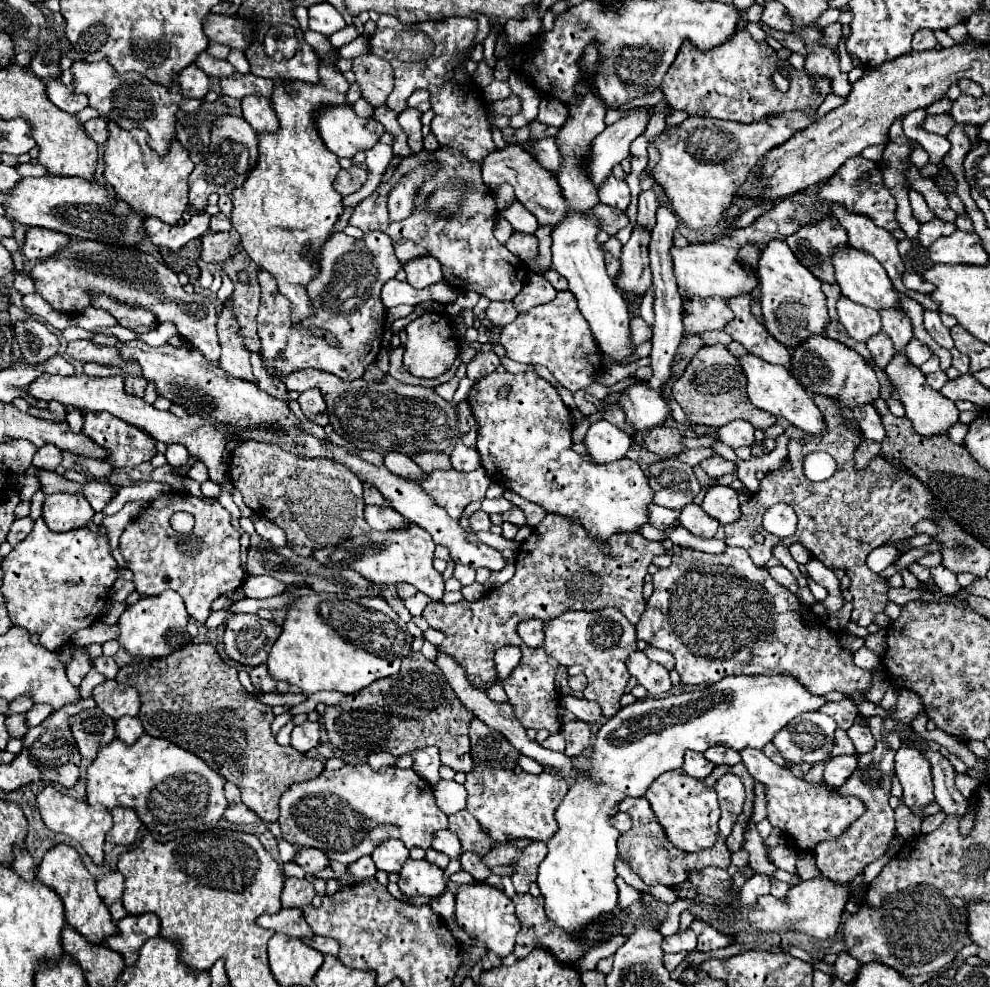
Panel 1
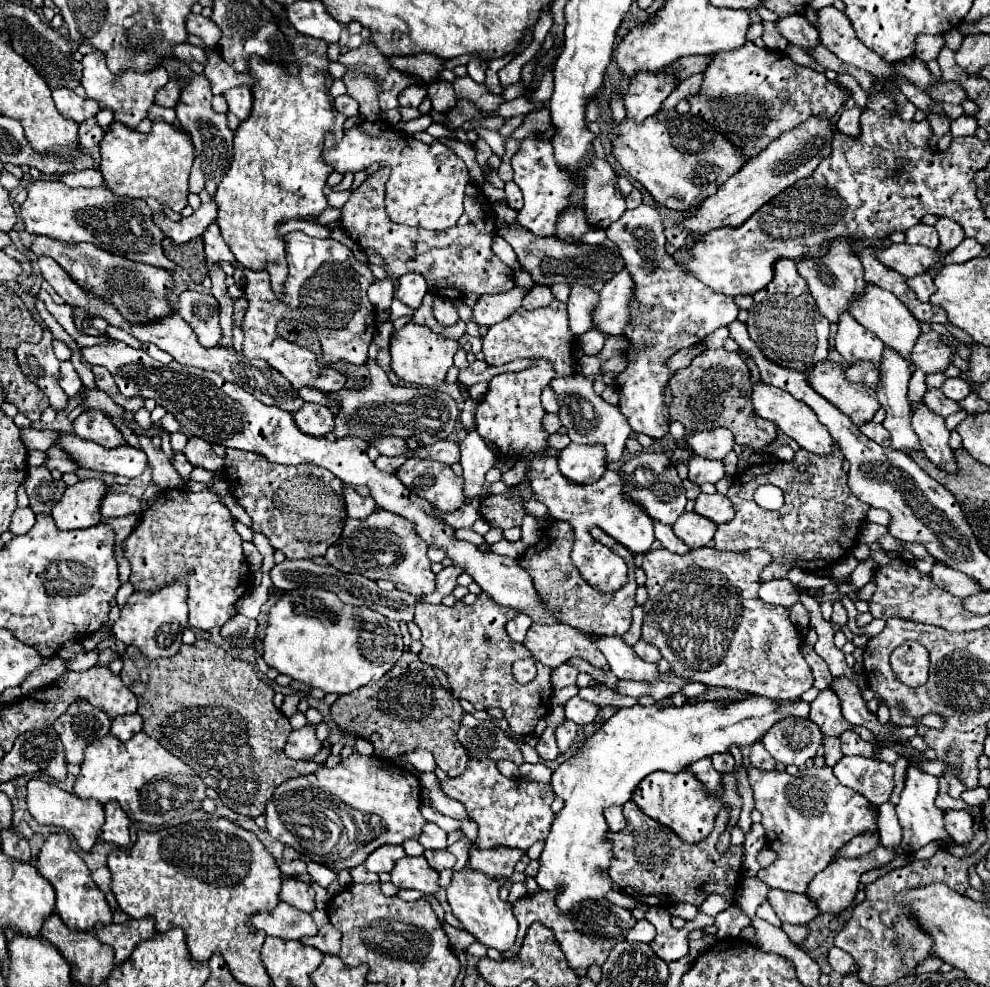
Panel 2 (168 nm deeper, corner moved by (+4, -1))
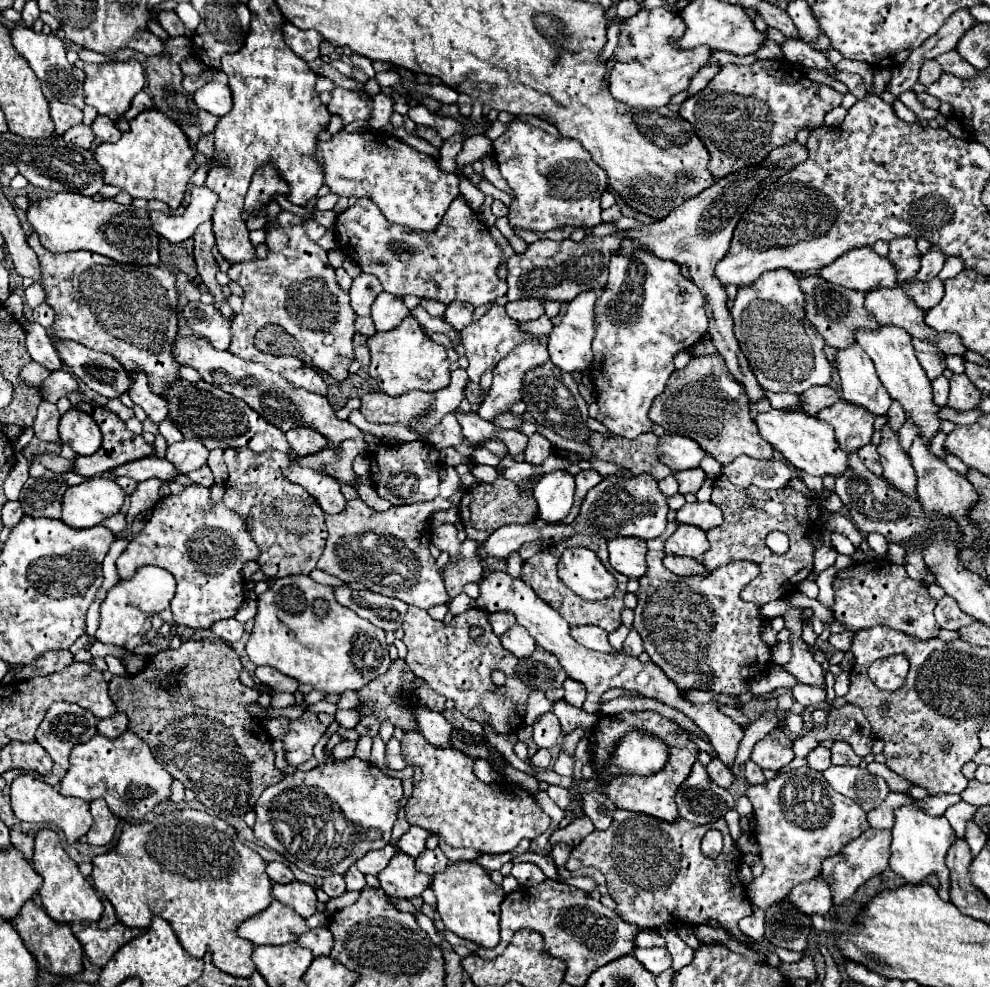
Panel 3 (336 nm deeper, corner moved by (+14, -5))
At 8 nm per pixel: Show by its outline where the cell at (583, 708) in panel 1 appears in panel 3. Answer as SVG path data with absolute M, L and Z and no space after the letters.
M564 700L556 702L554 708L552 708L552 712L558 716L560 726L562 726L562 730L564 730L566 734L572 732L578 724L586 724L586 726L588 726L586 714L584 714L580 708L574 708L574 706L570 706L568 702L564 702Z

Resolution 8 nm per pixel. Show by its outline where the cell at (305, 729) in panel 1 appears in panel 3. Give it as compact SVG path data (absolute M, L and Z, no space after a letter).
M304 712L302 718L292 720L288 734L282 738L288 764L298 766L298 764L310 760L312 748L318 744L324 730L326 730L326 726L322 726L320 720L316 718L316 714L310 714L310 712Z

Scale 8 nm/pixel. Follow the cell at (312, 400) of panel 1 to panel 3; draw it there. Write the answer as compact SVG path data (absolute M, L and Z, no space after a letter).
M310 426L292 428L286 432L286 438L288 438L288 444L292 446L292 450L302 456L318 452L320 448L326 448L330 444L328 440L324 440L324 436L320 432L312 430Z

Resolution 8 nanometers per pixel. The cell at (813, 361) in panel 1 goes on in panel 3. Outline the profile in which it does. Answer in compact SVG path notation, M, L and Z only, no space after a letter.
M840 400L834 406L820 410L818 418L830 424L836 432L836 440L842 450L856 452L872 438L874 414L848 400Z

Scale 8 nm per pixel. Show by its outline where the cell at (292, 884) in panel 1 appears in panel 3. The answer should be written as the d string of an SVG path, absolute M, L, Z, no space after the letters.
M288 882L288 884L274 884L272 894L284 906L294 908L302 918L310 918L316 912L316 892L310 884L304 882Z

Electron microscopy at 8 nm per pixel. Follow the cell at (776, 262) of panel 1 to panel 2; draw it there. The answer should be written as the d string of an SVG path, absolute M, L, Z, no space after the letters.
M778 260L774 266L774 280L752 298L754 304L748 310L746 328L768 360L796 372L808 372L814 364L826 360L830 322L818 312L808 284L798 274L792 260Z

